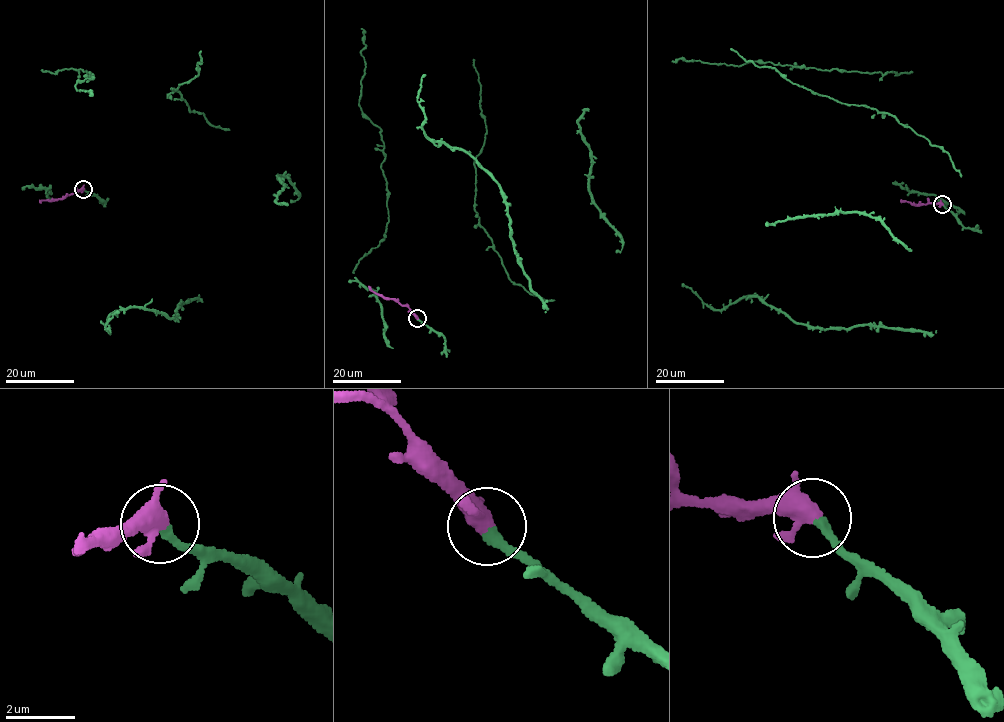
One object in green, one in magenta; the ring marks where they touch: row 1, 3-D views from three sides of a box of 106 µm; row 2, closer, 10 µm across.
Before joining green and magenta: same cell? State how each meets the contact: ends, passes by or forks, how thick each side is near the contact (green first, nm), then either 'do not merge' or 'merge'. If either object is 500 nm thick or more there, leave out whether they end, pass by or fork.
green ends there; magenta forks there; 280 nm thick on the green side, 340 nm on the other; merge

